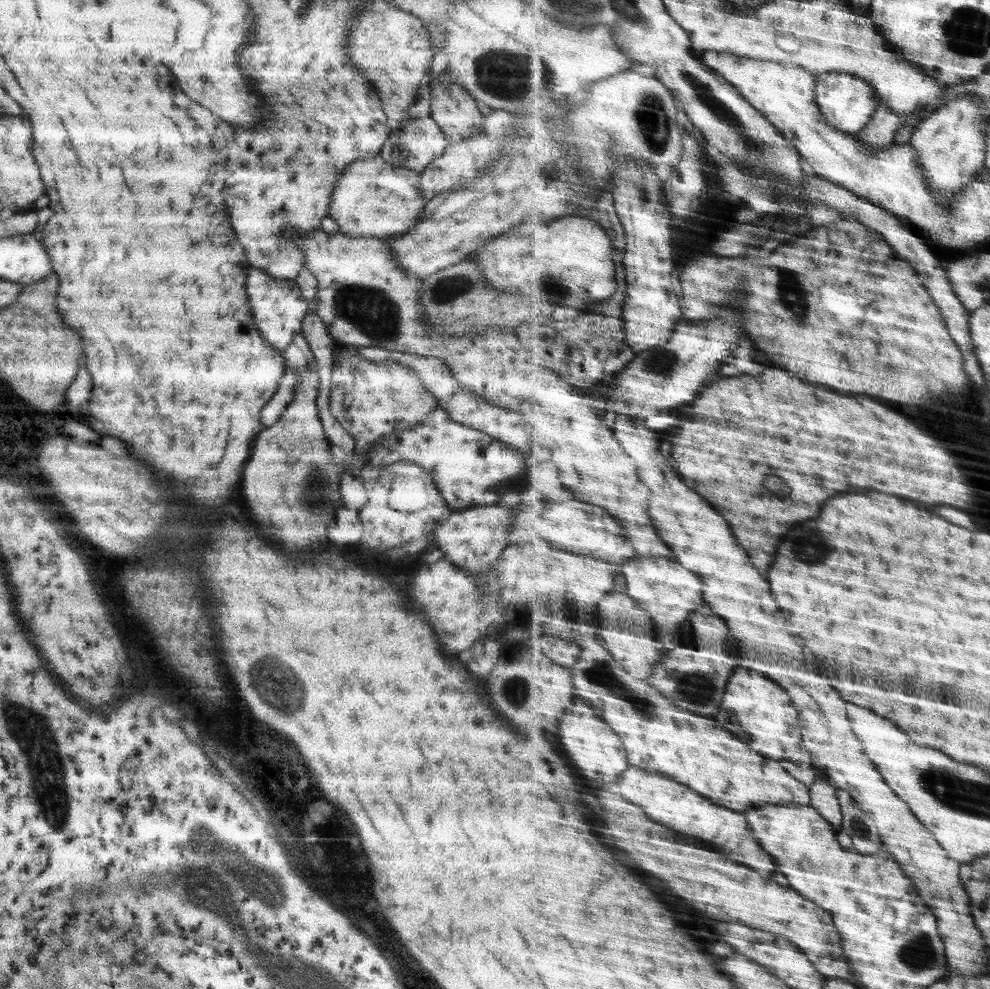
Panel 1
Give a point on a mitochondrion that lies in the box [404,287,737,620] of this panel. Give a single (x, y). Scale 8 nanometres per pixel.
(654, 363)

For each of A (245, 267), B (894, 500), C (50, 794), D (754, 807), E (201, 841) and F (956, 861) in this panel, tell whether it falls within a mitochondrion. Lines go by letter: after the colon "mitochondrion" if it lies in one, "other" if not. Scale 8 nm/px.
A: other
B: other
C: mitochondrion
D: other
E: mitochondrion
F: other

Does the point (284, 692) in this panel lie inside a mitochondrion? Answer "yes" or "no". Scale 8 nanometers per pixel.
yes

